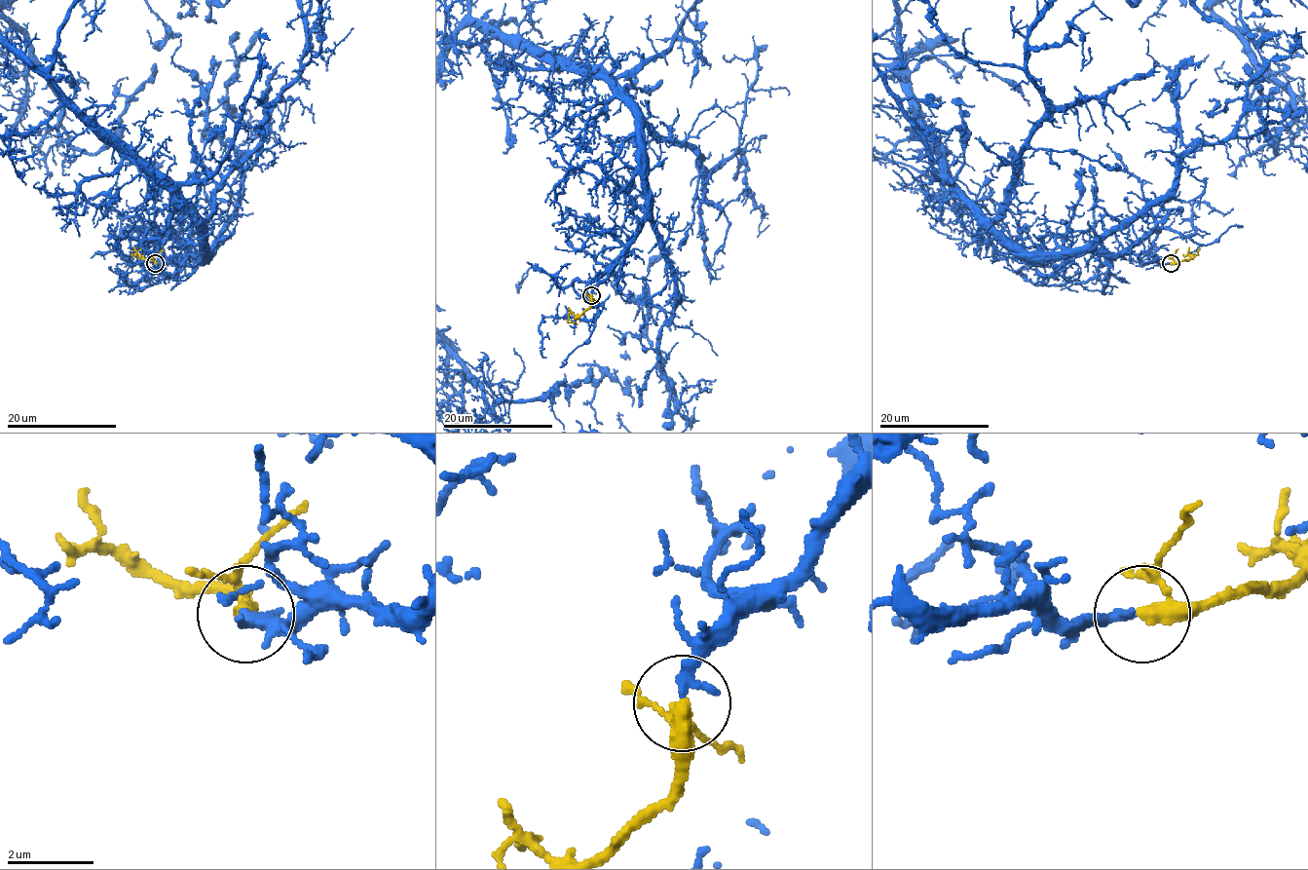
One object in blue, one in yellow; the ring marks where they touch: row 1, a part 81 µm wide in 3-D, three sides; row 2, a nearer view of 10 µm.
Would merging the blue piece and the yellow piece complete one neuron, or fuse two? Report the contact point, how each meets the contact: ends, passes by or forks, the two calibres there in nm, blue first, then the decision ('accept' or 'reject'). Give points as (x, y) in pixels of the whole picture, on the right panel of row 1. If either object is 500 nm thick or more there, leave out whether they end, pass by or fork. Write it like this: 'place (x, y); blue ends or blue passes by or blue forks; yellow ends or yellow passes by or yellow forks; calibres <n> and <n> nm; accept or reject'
place (1171, 263); blue ends; yellow passes by; calibres 260 and 320 nm; accept

